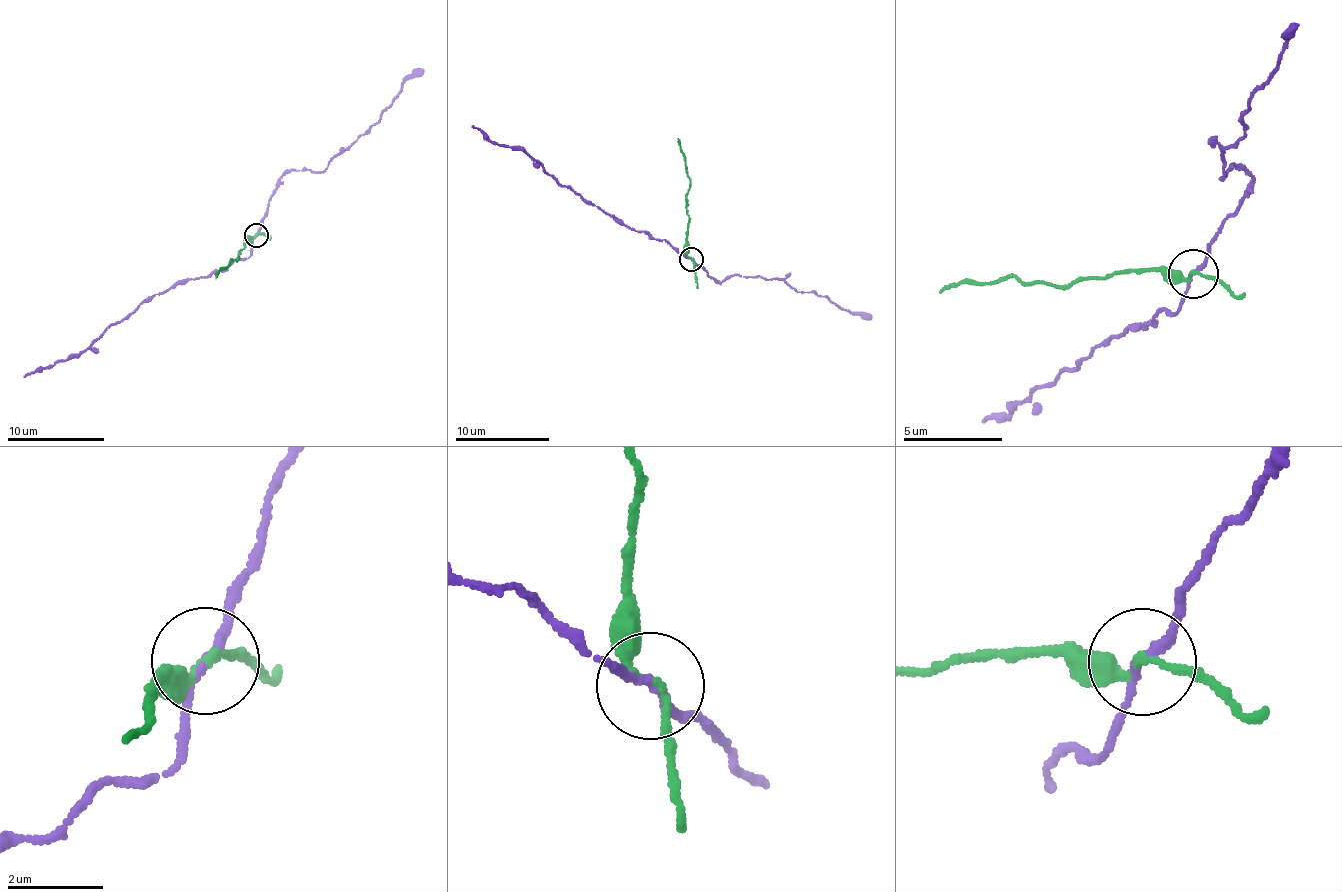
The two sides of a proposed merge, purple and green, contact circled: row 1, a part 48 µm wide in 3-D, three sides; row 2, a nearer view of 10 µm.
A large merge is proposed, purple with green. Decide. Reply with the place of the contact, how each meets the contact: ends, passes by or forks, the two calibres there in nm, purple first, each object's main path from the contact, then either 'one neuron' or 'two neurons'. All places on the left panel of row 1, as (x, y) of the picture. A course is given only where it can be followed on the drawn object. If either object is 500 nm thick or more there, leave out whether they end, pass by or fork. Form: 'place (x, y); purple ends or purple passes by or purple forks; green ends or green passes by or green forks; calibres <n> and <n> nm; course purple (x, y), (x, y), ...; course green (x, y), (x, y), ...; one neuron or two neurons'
place (256, 235); purple passes by; green passes by; calibres 160 and 160 nm; course purple (255, 235), (245, 259), (223, 270), (176, 281), (148, 296), (76, 358), (49, 365), (23, 378); course green (255, 235), (243, 241), (245, 247), (237, 260), (223, 268), (215, 277); two neurons

